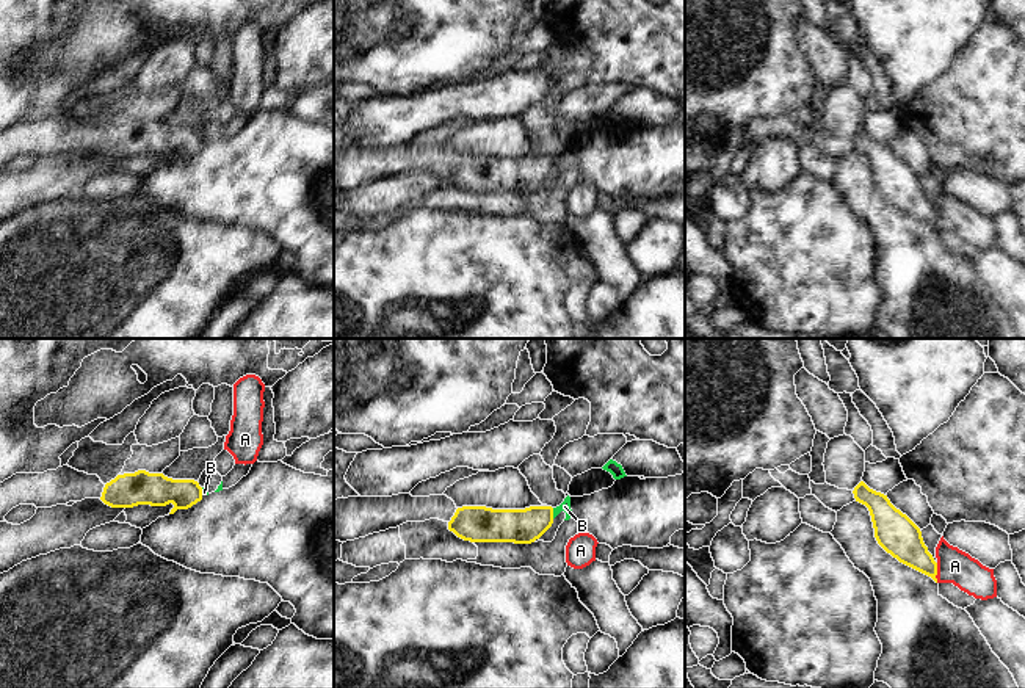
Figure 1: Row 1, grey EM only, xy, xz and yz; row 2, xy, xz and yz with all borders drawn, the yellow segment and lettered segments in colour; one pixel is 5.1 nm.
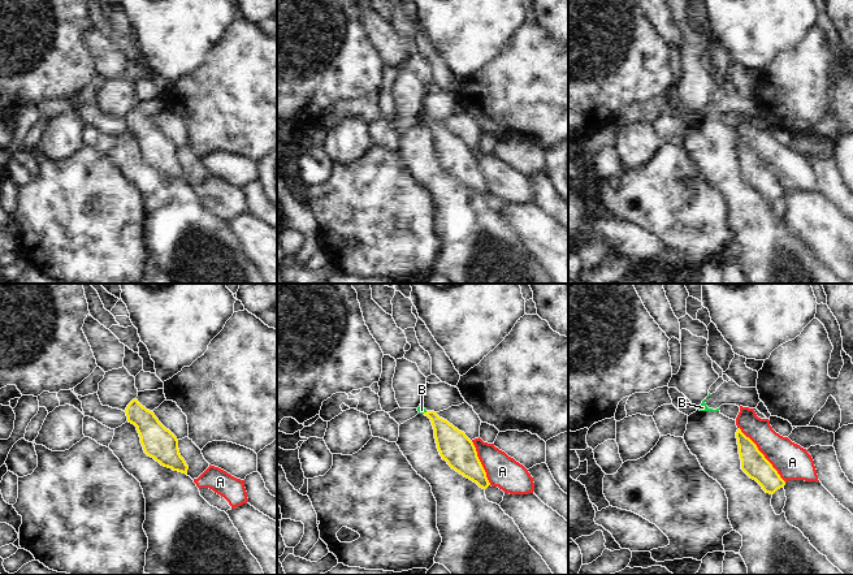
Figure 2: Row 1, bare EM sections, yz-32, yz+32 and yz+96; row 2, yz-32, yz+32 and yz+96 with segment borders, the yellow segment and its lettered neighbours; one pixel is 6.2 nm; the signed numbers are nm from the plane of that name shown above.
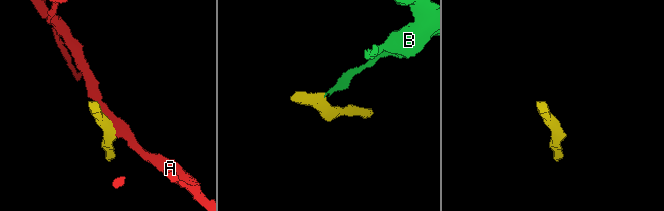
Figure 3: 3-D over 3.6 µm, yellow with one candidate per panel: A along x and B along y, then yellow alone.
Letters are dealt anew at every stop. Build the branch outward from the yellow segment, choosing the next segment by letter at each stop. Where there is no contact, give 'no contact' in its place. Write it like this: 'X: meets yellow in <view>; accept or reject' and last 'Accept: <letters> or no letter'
A: meets yellow in yz; reject
B: meets yellow in xz; reject
Accept: no letter

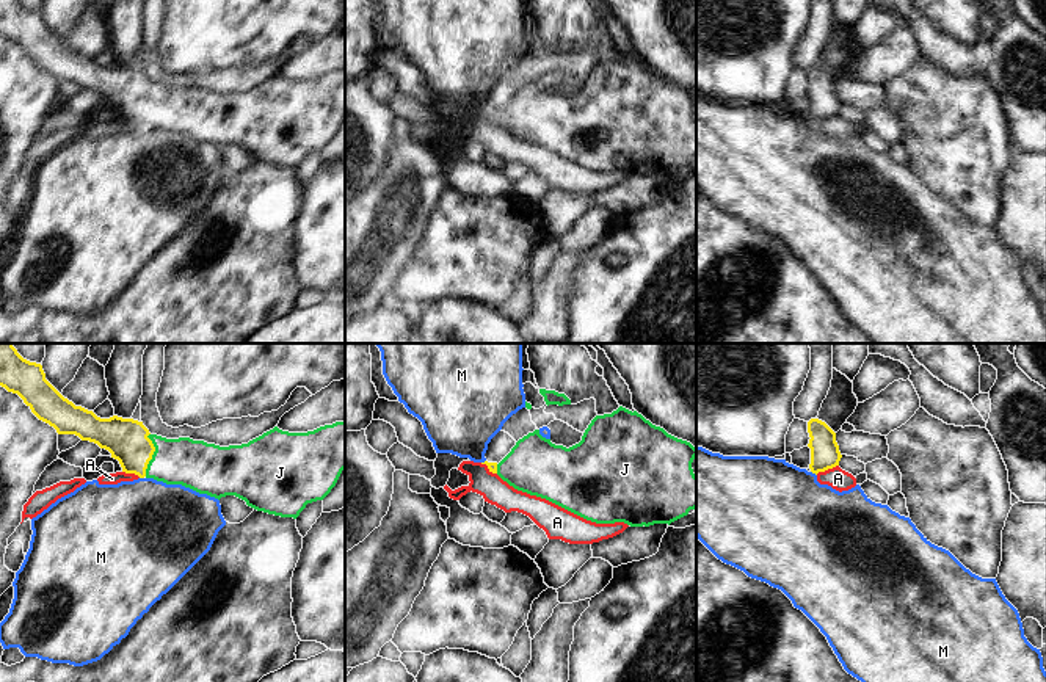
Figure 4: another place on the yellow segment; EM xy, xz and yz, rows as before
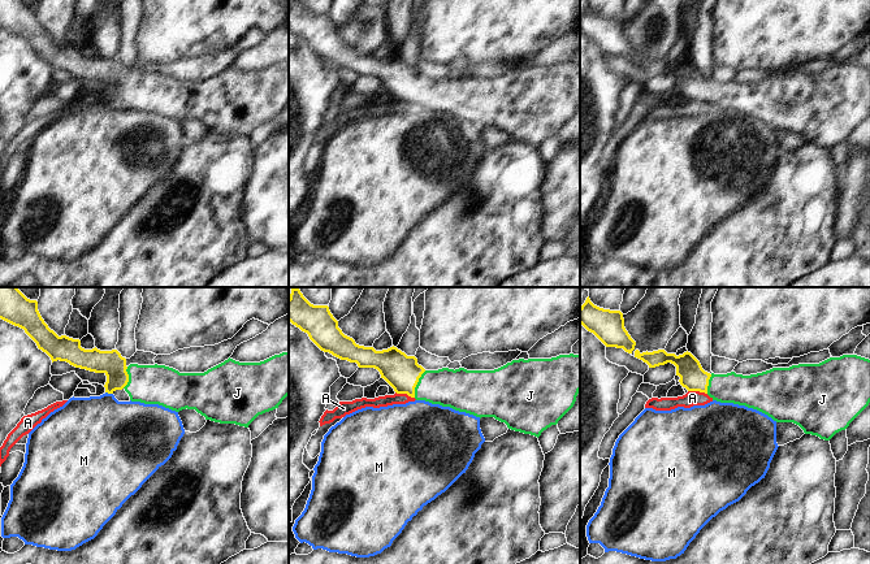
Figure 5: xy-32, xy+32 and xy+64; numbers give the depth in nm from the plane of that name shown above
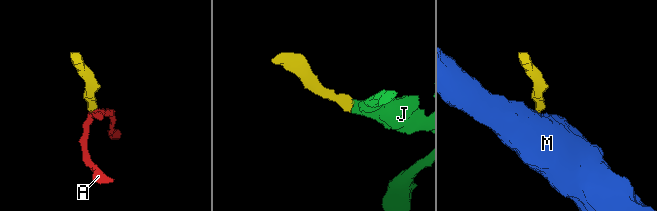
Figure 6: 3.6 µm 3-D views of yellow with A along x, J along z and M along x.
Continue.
A: meets yellow in yz; reject
J: meets yellow in xy; accept
M: meets yellow in yz; reject
Accept: J

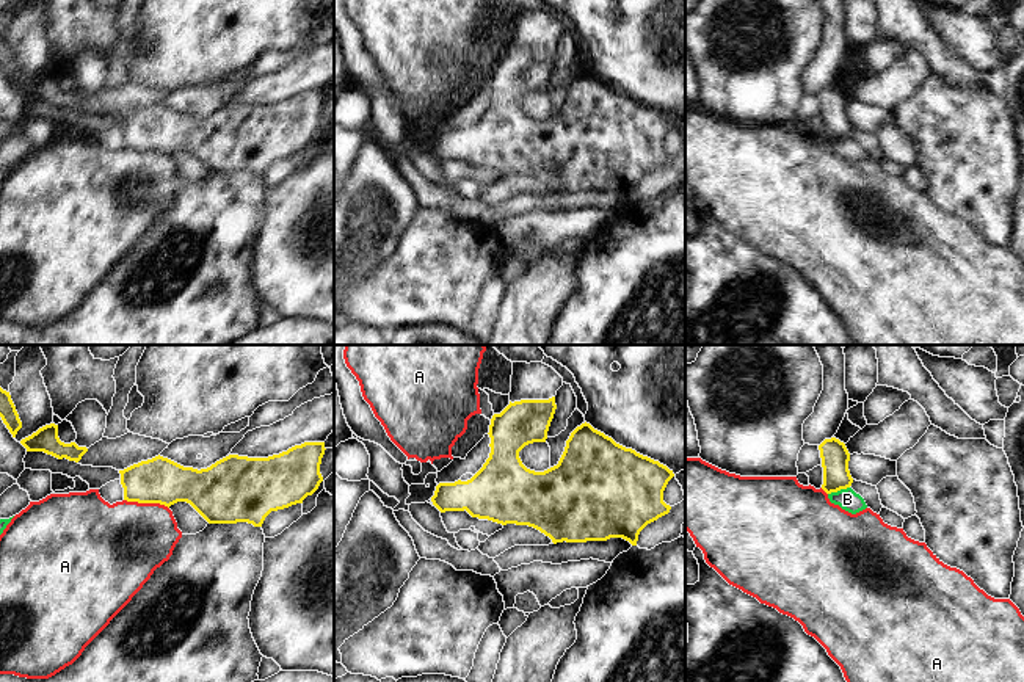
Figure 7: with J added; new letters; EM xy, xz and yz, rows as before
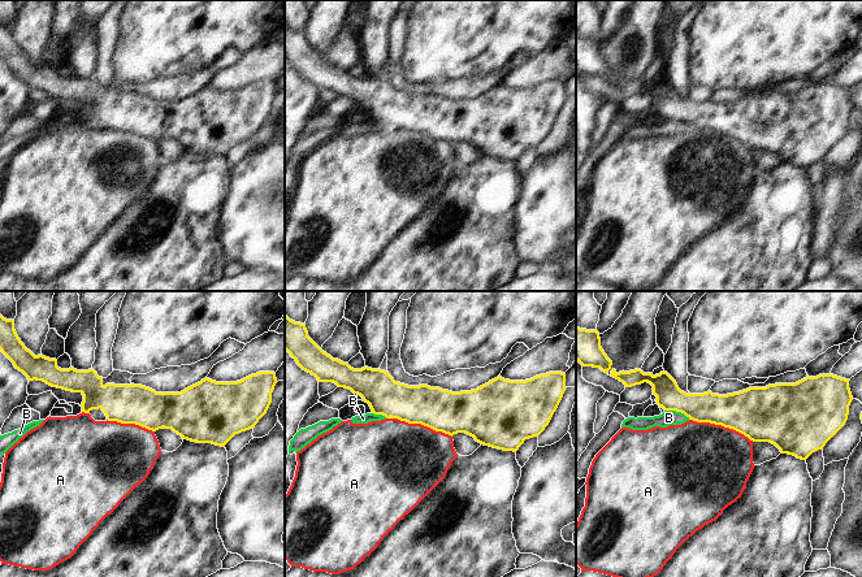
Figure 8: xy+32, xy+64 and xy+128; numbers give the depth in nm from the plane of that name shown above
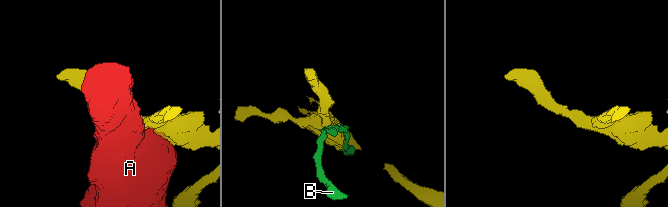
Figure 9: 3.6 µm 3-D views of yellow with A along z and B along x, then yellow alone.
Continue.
A: meets yellow in xy; reject
B: meets yellow in yz; reject
Accept: no letter

